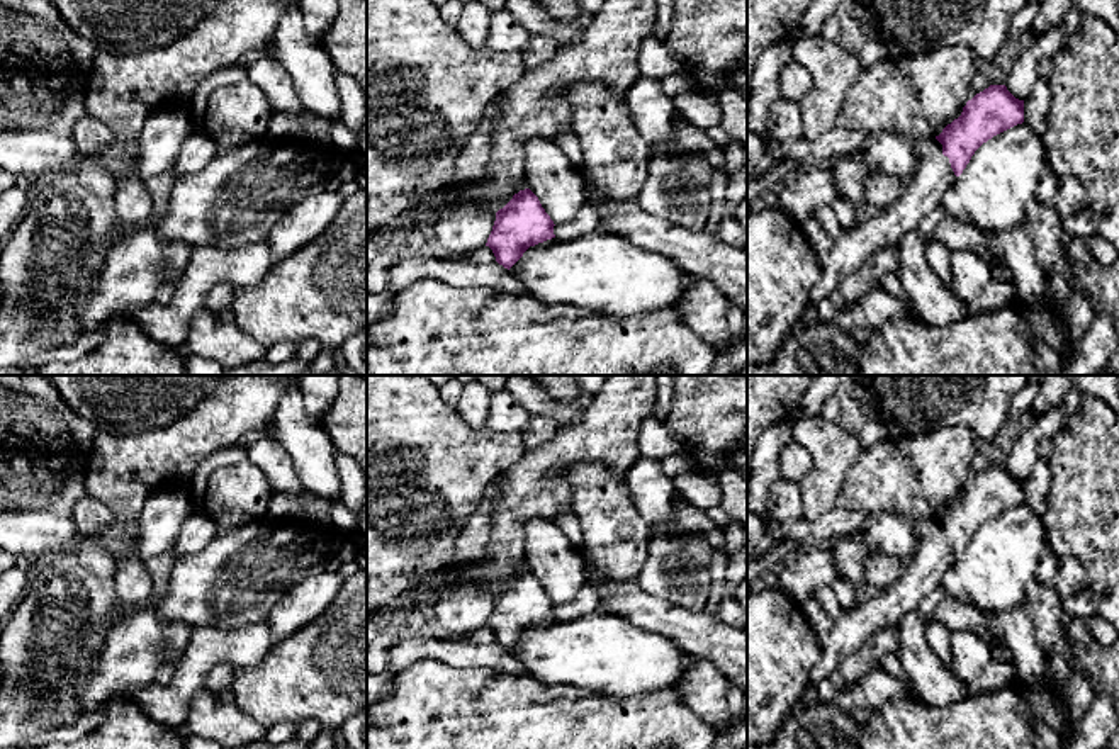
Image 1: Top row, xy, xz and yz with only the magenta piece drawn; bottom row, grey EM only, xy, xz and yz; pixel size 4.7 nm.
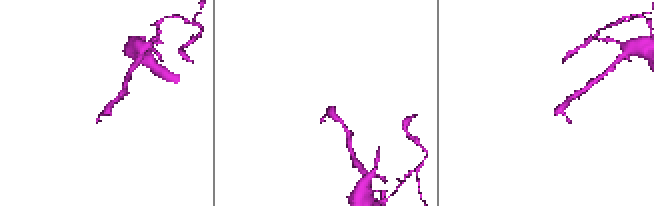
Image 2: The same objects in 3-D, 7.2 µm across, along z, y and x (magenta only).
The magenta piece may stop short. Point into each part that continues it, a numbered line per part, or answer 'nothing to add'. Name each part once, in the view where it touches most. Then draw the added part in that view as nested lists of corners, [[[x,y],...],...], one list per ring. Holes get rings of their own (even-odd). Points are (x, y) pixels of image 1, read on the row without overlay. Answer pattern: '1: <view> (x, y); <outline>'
1: yz (934, 556); [[[936,518],[915,523],[917,550],[907,572],[890,588],[869,596],[851,610],[842,610],[834,627],[818,637],[820,659],[812,669],[808,684],[817,686],[835,673],[841,662],[863,647],[876,632],[898,623],[919,601],[941,586],[944,572],[956,562],[949,538]]]

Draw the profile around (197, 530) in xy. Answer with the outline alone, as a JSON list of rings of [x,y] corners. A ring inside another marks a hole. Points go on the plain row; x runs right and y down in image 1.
[[[192,511],[182,523],[180,535],[172,549],[175,559],[200,552],[217,537],[217,528],[205,511]]]

